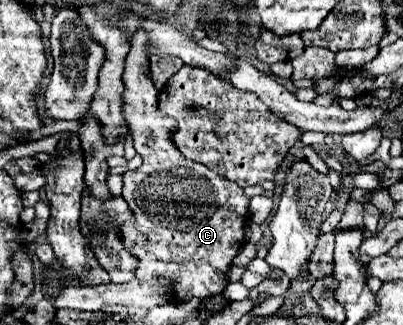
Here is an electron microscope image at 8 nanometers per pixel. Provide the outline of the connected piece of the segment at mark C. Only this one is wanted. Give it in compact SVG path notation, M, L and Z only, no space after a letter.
M137 31L131 39L131 51L125 61L125 119L129 123L129 131L135 143L135 151L143 157L143 165L137 171L127 171L123 175L123 199L131 207L135 215L133 221L123 223L123 245L137 257L137 279L147 281L151 277L165 277L173 279L173 297L177 301L189 299L209 299L221 295L227 287L227 271L231 267L233 257L245 243L245 225L247 225L247 211L249 211L249 197L243 189L213 173L211 169L185 159L181 151L171 143L171 135L175 133L175 119L163 115L157 107L157 89L153 87L151 79L145 75L149 67L147 49L147 33Z

